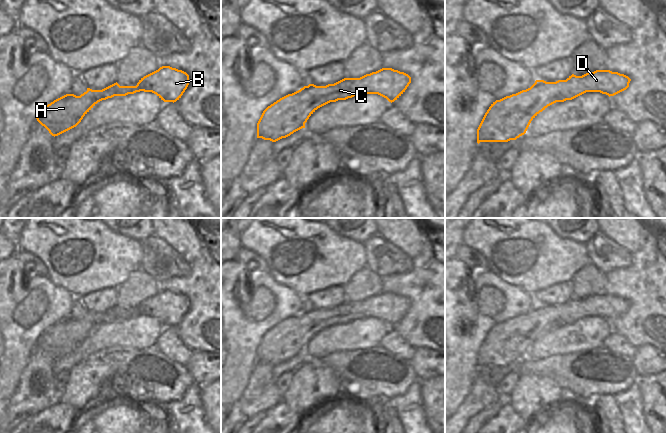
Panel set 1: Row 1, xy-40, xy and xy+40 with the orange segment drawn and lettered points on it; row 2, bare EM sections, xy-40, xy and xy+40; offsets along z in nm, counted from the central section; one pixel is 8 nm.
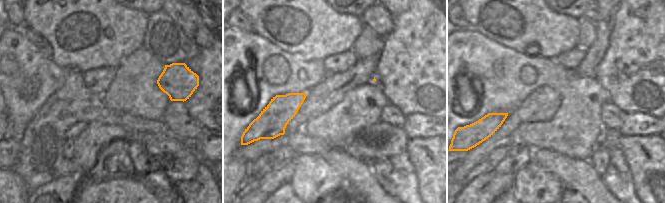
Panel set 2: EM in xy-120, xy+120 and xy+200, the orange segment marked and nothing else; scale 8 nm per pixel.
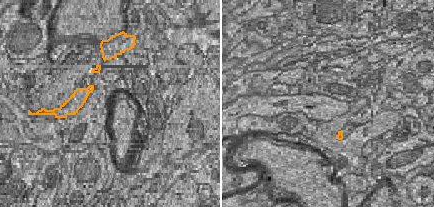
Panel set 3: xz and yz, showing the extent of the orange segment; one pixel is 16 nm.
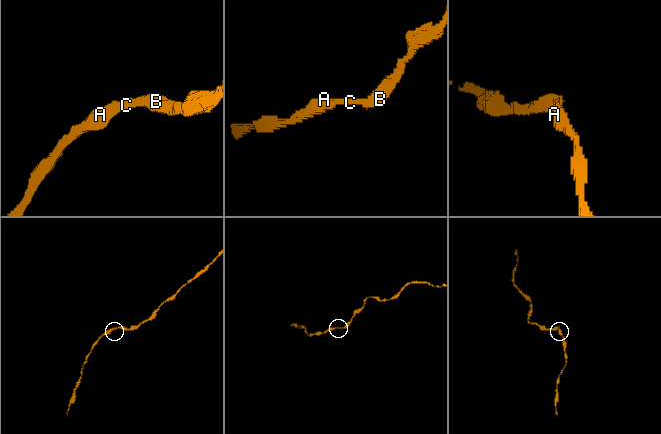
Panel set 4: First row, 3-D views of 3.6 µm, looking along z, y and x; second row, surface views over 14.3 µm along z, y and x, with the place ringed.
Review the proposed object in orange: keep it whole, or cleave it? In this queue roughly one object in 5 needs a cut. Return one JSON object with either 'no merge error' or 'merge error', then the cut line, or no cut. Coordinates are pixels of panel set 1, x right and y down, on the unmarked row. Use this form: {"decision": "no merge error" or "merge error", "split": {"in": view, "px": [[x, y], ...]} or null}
{"decision": "no merge error", "split": null}

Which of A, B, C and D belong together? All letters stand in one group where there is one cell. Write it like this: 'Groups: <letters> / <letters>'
Groups: A B C D

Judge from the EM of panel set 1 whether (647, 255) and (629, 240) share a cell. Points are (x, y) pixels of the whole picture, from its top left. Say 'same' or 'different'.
different

